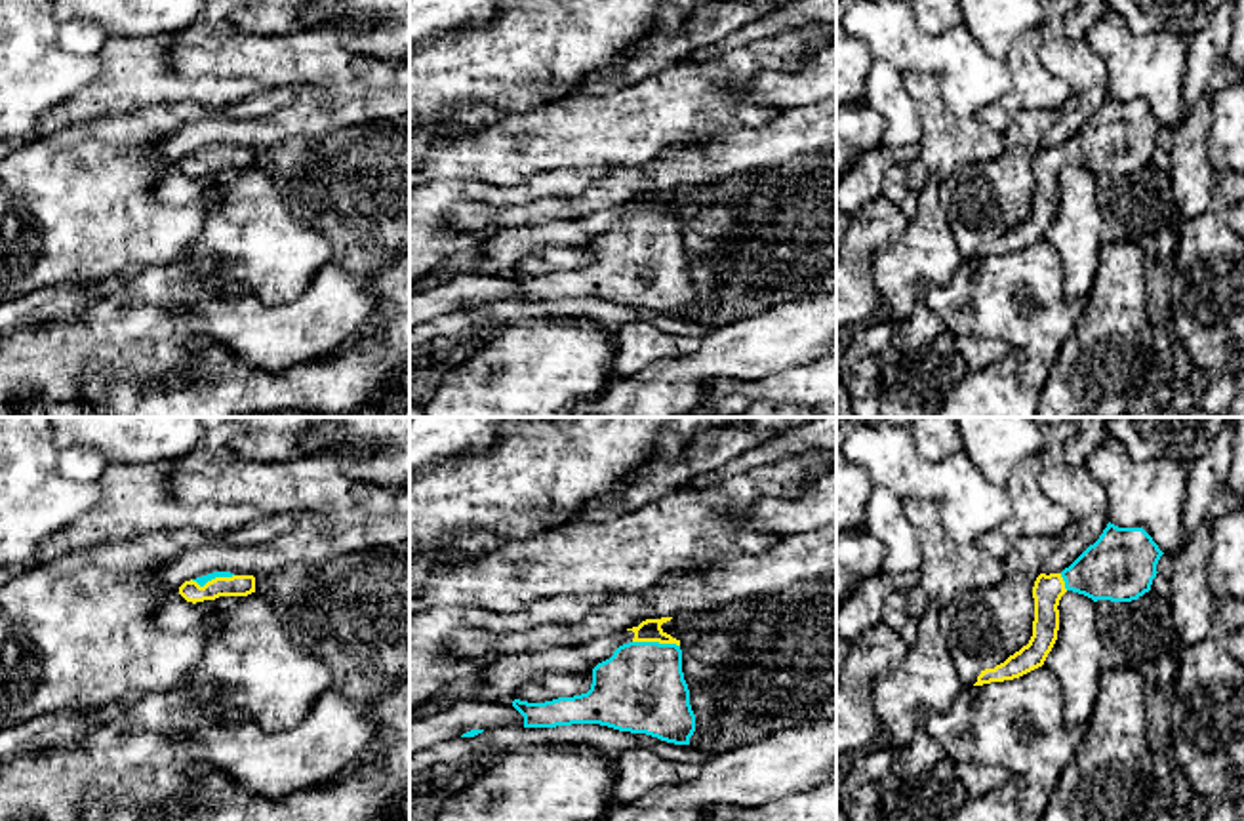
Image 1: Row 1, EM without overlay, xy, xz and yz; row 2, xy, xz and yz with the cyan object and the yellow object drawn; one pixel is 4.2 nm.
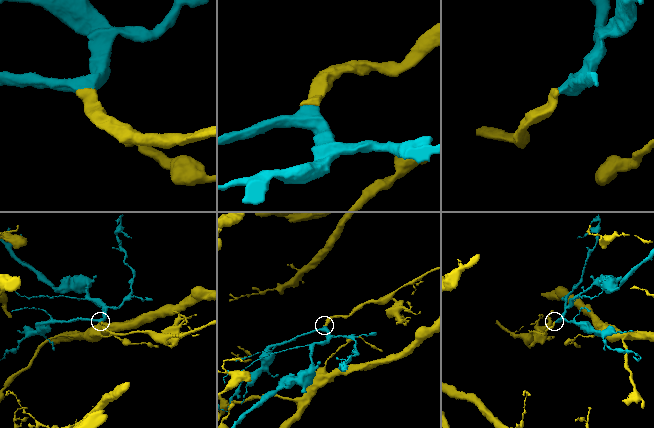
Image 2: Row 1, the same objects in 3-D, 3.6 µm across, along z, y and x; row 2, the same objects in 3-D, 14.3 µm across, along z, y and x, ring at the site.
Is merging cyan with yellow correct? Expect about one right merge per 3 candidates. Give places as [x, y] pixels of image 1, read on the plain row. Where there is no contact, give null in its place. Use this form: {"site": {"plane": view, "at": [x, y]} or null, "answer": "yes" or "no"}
{"site": {"plane": "xz", "at": [656, 216]}, "answer": "yes"}

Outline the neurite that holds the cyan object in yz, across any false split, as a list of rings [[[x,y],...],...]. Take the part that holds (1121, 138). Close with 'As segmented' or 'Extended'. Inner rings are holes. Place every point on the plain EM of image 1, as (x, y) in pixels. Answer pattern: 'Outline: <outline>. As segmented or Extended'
Outline: [[[1107,97],[1099,112],[1090,118],[1069,141],[1061,147],[1040,147],[1033,160],[1034,171],[1034,194],[1033,210],[1027,219],[1010,229],[1004,236],[994,242],[985,242],[977,250],[973,259],[983,259],[991,255],[1004,255],[1019,251],[1044,238],[1048,227],[1052,225],[1057,204],[1059,204],[1059,173],[1067,164],[1084,168],[1097,173],[1111,175],[1132,175],[1151,164],[1153,152],[1156,150],[1156,137],[1164,126],[1153,114],[1153,110],[1143,101],[1118,101]]]. Extended

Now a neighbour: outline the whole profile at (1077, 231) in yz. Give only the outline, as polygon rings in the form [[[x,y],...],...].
[[[1067,164],[1059,173],[1057,213],[1044,240],[1059,253],[1065,270],[1065,299],[1086,299],[1099,269],[1103,213],[1095,175]]]

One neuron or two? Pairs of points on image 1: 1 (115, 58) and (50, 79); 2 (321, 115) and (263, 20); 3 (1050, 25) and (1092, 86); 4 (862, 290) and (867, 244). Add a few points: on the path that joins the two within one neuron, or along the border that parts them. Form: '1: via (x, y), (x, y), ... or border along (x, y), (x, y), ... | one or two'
1: border along (100, 52), (103, 77), (73, 96) | two
2: border along (231, 20), (237, 27), (261, 35), (305, 29) | two
3: via (1056, 40), (1083, 71) | one
4: via (862, 279), (862, 256) | one

